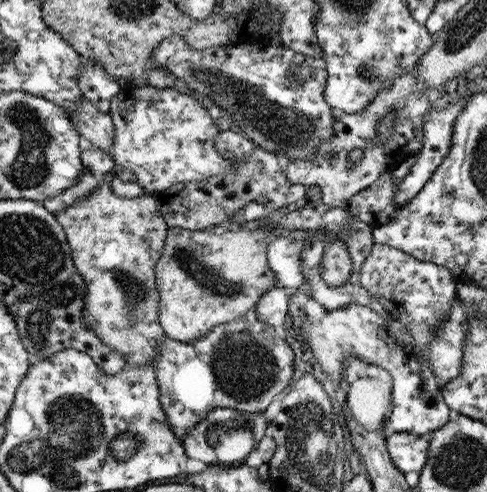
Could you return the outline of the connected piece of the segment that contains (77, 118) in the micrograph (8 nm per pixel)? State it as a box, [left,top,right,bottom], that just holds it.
[72,98,115,155]

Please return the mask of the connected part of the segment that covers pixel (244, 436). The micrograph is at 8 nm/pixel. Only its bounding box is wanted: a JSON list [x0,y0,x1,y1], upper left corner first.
[182,408,266,465]

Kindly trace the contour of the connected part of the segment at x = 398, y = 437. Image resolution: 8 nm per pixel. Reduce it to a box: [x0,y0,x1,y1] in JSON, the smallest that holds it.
[387,433,430,474]

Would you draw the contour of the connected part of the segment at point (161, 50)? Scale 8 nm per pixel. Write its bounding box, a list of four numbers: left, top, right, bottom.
[151,34,335,160]

